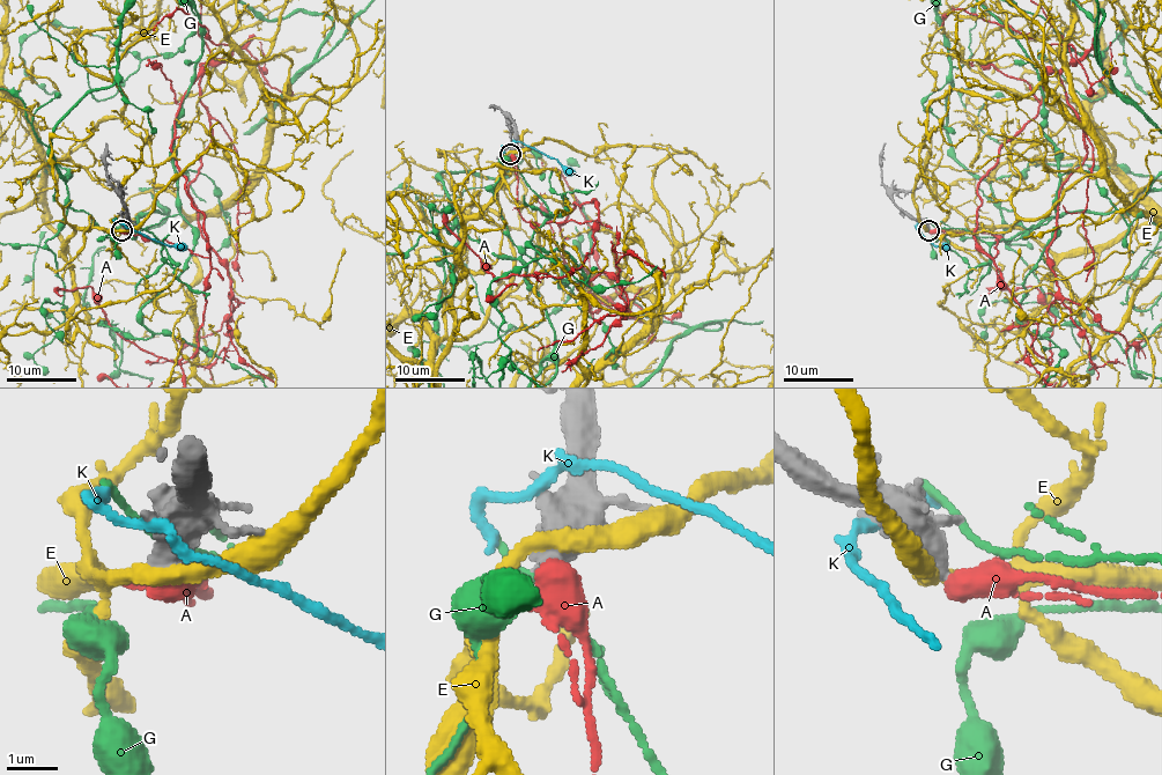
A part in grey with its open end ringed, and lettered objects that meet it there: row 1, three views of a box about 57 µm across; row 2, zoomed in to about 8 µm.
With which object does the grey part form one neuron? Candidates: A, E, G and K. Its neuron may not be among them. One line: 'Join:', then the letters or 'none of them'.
Join: none of them

